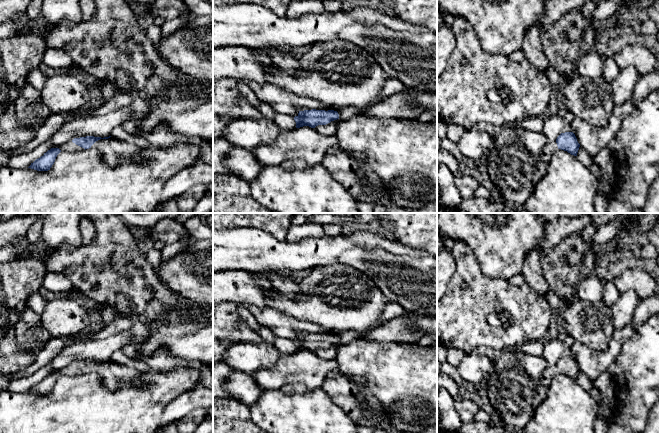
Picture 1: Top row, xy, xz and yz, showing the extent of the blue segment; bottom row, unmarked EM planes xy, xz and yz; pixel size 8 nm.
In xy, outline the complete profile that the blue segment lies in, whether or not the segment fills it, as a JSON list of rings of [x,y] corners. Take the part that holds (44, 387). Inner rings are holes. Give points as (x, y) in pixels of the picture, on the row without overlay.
[[[86,360],[74,362],[59,372],[51,372],[43,380],[31,387],[28,392],[37,395],[48,395],[61,375],[79,376],[89,372],[98,374],[103,385],[111,391],[115,391],[123,383],[134,383],[143,388],[147,387],[146,383],[141,379],[141,372],[132,367],[115,363],[111,360],[104,362]]]

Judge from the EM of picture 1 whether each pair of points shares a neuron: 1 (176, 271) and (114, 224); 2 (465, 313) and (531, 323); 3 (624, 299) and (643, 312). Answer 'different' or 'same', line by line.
1: different
2: same
3: different

